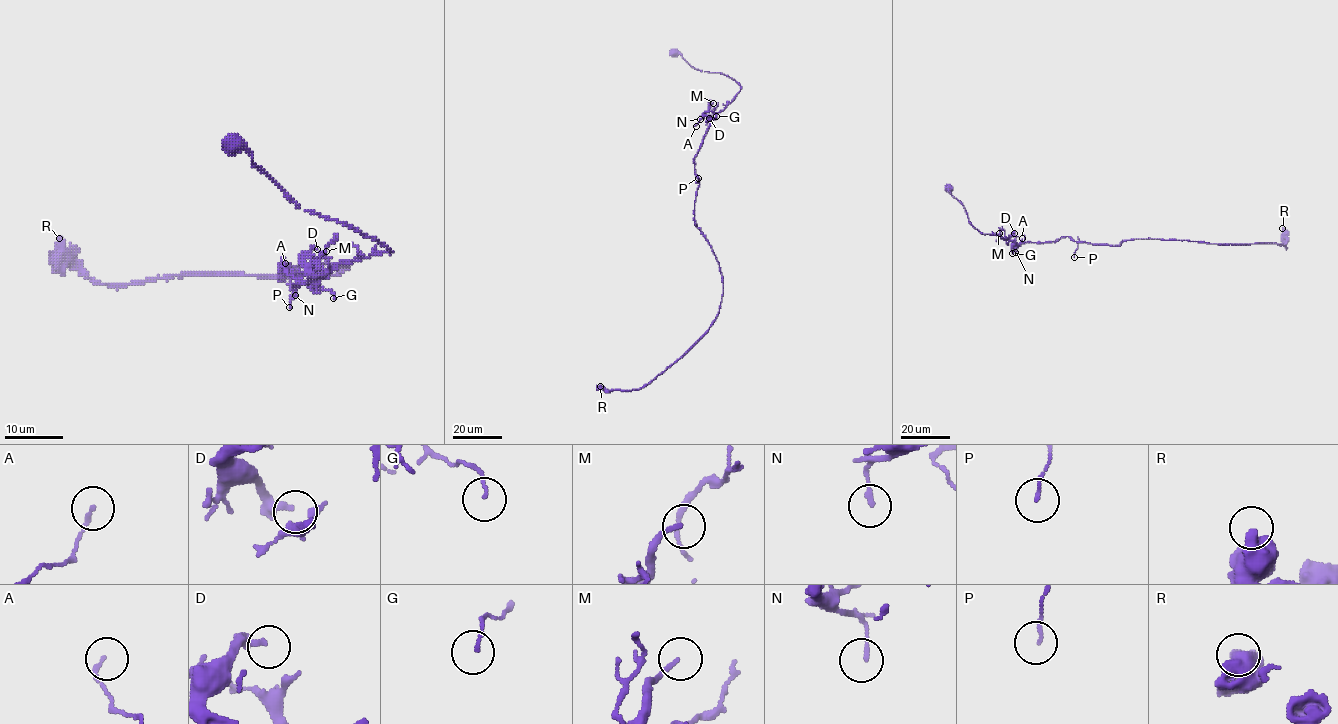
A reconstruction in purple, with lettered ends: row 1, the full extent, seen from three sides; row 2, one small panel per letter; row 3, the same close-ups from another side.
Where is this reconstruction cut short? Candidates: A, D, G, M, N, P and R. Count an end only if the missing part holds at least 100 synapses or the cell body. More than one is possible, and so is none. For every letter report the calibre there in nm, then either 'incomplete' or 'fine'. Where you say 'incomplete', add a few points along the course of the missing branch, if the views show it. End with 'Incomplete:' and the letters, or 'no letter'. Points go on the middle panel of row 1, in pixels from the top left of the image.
A: calibre 140 nm; fine
D: calibre 190 nm; fine
G: calibre 90 nm; fine
M: calibre 130 nm; fine
N: calibre 150 nm; fine
P: calibre 90 nm; fine
R: calibre 500 nm; fine
Incomplete: no letter

